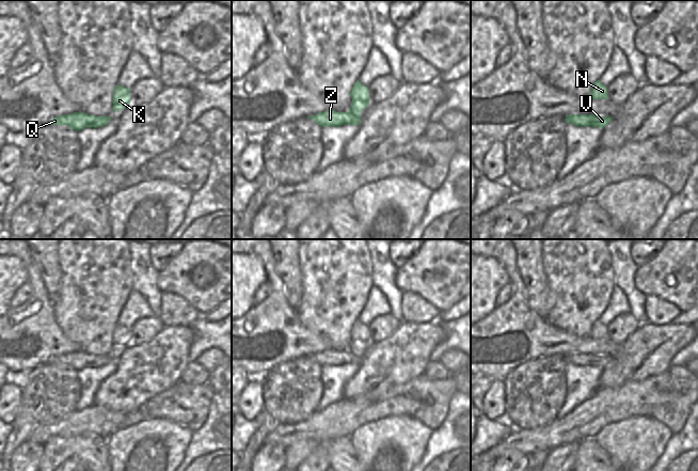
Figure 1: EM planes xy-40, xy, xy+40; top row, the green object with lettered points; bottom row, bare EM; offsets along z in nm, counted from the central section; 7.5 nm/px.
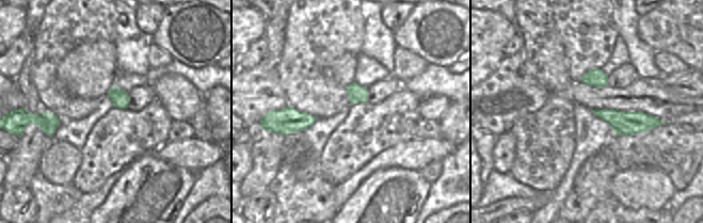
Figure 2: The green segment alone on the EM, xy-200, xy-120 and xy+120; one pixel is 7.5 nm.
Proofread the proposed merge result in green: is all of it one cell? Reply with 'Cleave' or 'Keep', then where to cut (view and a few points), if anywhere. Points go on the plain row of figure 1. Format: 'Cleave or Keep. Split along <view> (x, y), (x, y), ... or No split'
Cleave. Split along xy (349, 349), (360, 351).

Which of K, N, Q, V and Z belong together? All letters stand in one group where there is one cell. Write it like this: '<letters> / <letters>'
K N / Q V Z

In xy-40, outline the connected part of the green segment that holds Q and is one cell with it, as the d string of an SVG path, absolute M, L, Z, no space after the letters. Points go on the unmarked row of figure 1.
M74 351L72 354L63 354L52 358L49 362L52 364L67 364L76 371L80 371L86 366L93 368L104 366L109 362L111 356L95 356L84 351Z

